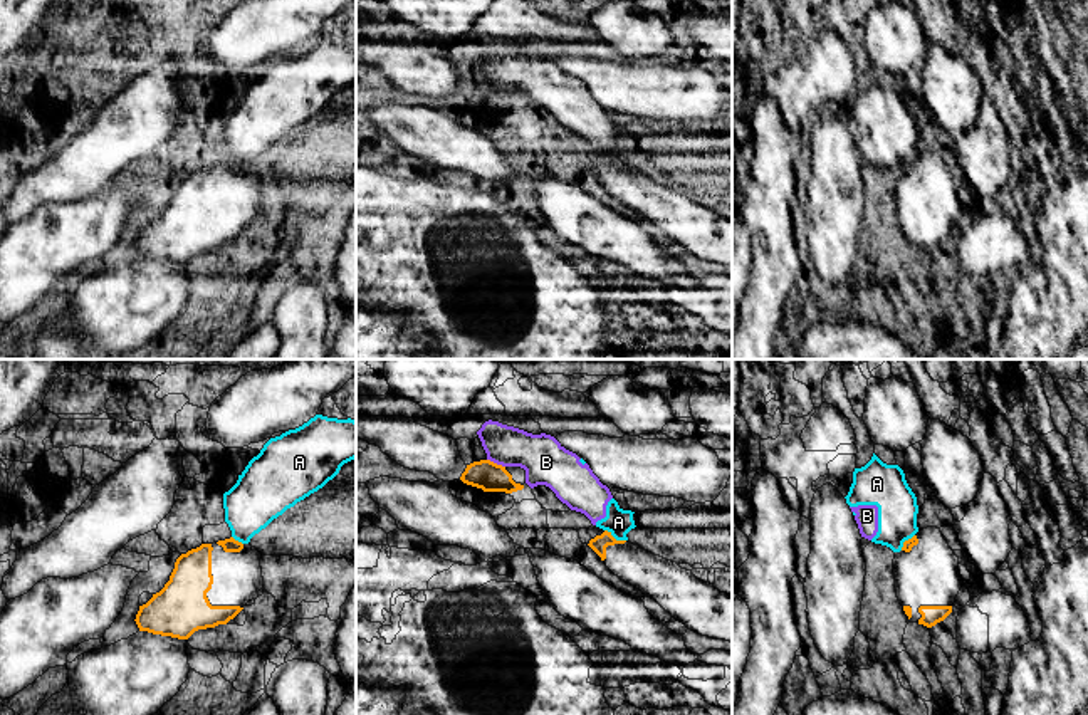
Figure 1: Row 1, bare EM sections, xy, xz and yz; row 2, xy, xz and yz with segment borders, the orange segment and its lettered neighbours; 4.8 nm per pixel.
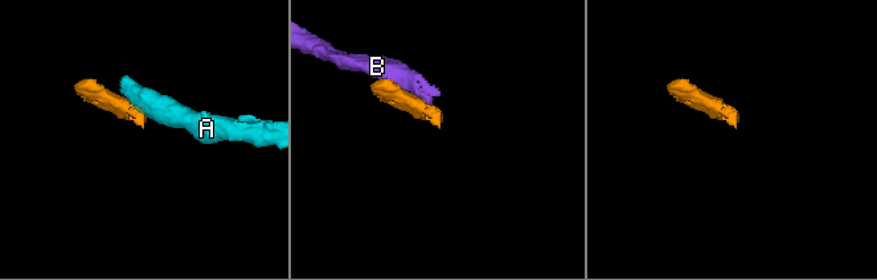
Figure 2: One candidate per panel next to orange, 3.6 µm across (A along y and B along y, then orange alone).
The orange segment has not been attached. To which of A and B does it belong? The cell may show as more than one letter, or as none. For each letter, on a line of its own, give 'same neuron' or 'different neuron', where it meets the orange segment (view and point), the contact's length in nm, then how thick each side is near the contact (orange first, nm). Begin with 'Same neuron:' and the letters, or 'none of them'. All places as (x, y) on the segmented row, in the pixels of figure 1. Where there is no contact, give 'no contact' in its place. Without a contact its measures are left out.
Same neuron: none of them
A: different neuron; contact xz (613, 537); length 120 nm; calibres 80 and 120 nm
B: different neuron; contact xz (496, 464); length 100 nm; calibres 140 and 220 nm

